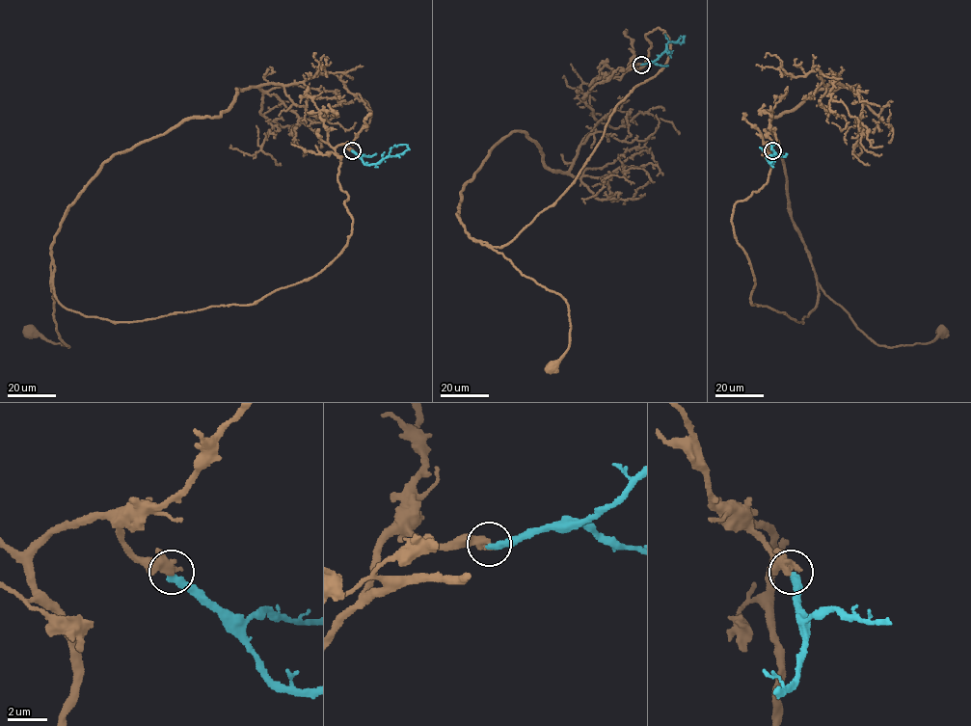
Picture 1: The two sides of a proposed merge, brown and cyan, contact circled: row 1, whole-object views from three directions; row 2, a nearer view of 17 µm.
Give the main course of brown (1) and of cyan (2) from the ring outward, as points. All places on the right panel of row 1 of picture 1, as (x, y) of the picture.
1: (772, 150), (768, 180), (731, 219), (751, 304), (802, 322), (817, 279), (877, 344), (942, 330)
2: (772, 150), (771, 165), (767, 158), (774, 154), (771, 148), (773, 144), (770, 147)

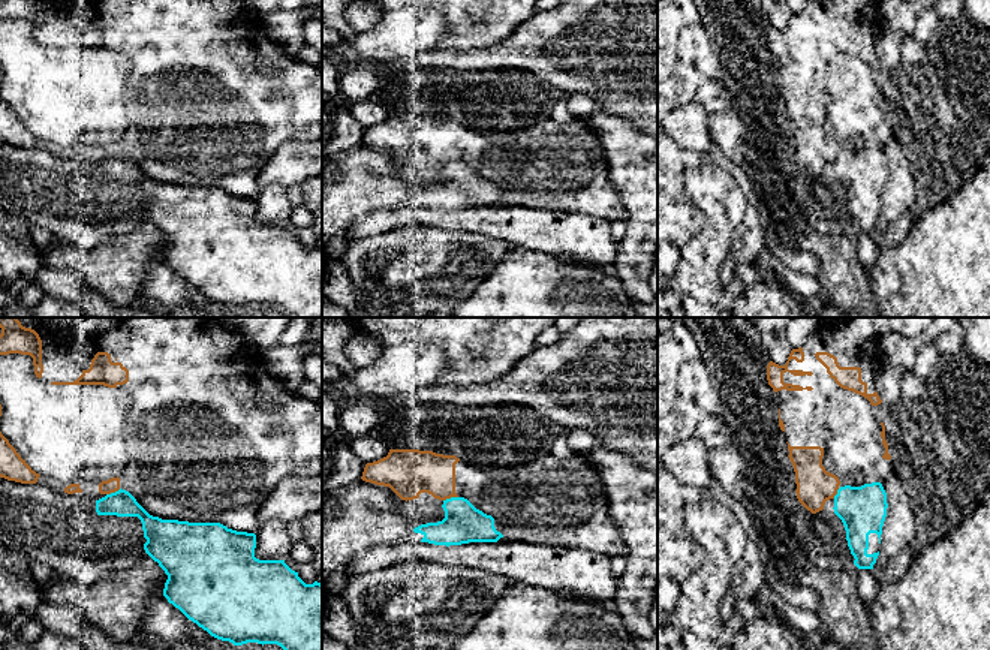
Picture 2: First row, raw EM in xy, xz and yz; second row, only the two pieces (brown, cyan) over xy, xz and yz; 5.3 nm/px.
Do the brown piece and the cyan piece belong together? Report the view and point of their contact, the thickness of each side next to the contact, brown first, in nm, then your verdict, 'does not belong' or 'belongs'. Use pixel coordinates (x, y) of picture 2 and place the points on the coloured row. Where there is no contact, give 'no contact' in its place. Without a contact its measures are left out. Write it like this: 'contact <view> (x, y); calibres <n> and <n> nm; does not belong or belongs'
contact xz (450, 497); calibres 260 and 220 nm; does not belong

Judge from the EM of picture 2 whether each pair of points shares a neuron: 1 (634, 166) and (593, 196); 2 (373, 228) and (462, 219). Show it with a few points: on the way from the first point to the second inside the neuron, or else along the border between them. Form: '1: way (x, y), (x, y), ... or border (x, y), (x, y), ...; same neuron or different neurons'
1: border (601, 150), (608, 180), (628, 214); different neurons
2: way (396, 219), (405, 216), (439, 217); same neuron

